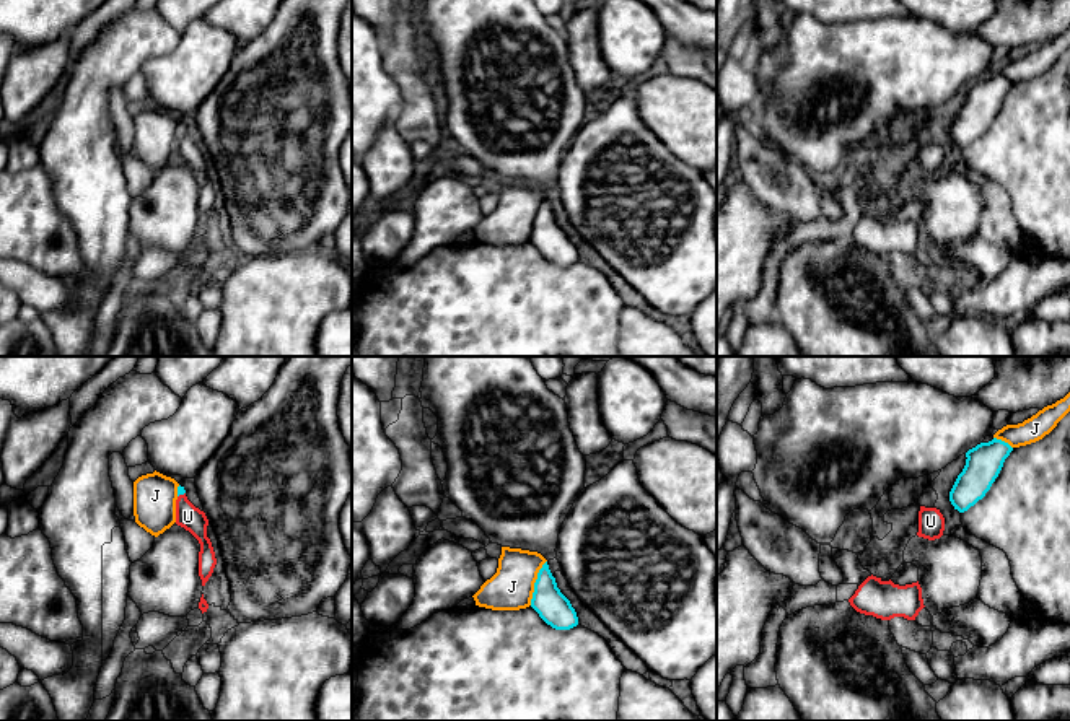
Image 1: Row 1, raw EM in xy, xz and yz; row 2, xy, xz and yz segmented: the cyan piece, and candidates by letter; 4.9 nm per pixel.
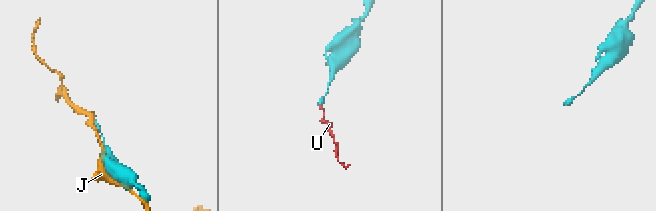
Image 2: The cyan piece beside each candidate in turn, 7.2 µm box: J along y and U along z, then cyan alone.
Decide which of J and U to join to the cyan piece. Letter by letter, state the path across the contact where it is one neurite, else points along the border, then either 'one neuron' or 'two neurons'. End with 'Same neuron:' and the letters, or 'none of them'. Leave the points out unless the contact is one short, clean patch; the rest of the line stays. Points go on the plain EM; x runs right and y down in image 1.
J: two neurons
U: runs through xy (181, 126), (181, 129), (181, 139), (188, 152); one neuron
Same neuron: U

